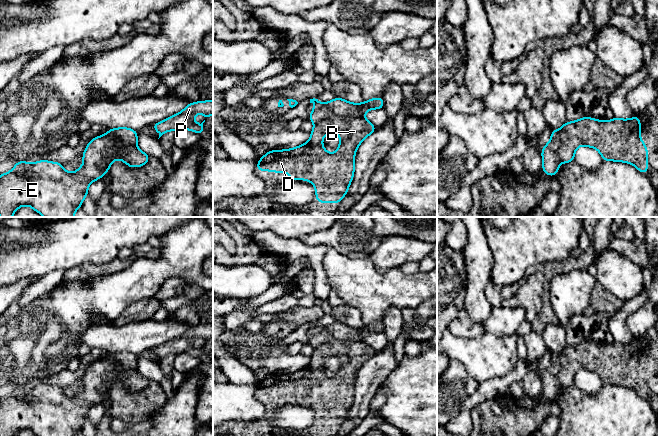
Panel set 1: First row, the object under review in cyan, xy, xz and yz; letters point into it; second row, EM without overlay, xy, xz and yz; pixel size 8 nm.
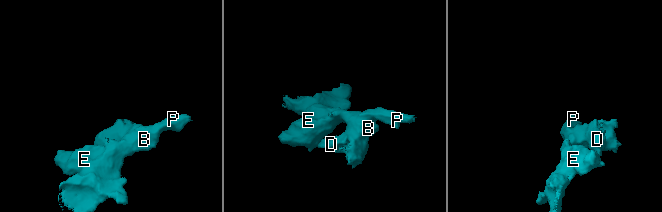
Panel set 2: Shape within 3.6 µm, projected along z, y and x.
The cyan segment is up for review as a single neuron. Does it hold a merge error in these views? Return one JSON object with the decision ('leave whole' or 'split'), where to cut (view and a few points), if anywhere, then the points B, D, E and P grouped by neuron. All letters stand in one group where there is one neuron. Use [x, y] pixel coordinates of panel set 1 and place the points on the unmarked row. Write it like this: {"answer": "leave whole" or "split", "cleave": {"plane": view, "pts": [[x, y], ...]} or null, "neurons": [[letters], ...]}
{"answer": "split", "cleave": {"plane": "xz", "pts": [[363, 340], [330, 339], [314, 348]]}, "neurons": [["B", "D"], ["E", "P"]]}

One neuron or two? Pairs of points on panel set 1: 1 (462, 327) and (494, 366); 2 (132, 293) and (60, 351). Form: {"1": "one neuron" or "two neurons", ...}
{"1": "two neurons", "2": "one neuron"}

